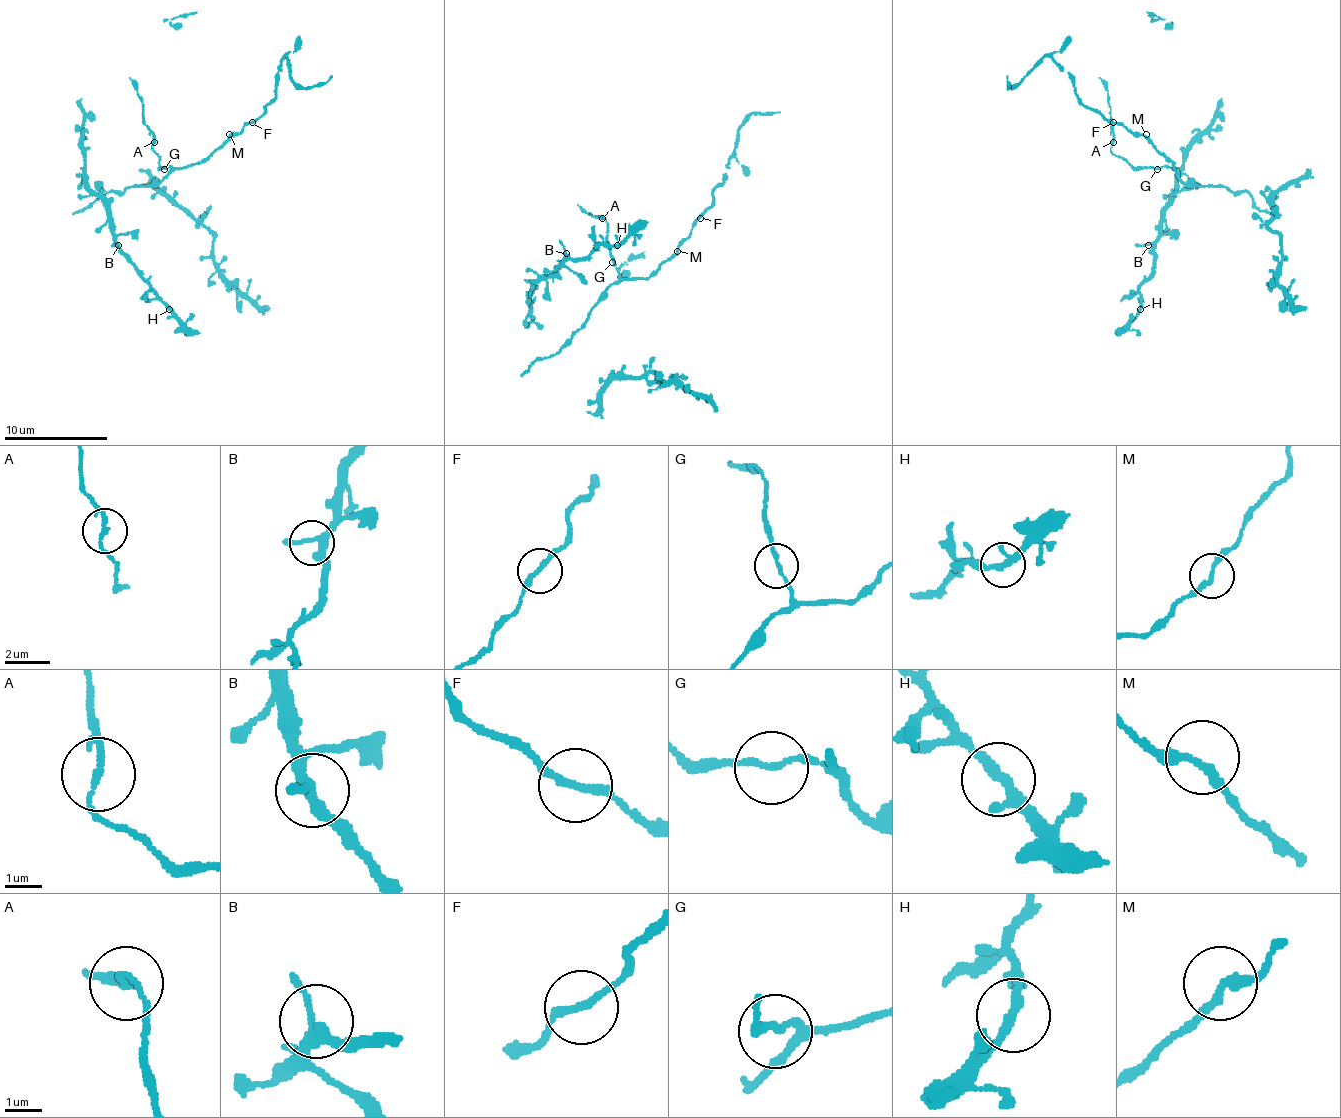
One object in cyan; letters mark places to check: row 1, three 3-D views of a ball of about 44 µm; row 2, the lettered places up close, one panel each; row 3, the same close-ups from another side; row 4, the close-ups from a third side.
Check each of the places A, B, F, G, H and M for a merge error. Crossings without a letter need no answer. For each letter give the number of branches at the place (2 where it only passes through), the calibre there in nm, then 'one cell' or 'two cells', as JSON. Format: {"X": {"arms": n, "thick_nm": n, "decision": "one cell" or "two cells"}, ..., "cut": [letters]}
{"A": {"arms": 2, "thick_nm": 160, "decision": "two cells"}, "B": {"arms": 3, "thick_nm": 200, "decision": "one cell"}, "F": {"arms": 2, "thick_nm": 200, "decision": "one cell"}, "G": {"arms": 2, "thick_nm": 150, "decision": "one cell"}, "H": {"arms": 3, "thick_nm": 220, "decision": "one cell"}, "M": {"arms": 2, "thick_nm": 220, "decision": "one cell"}, "cut": ["A"]}

